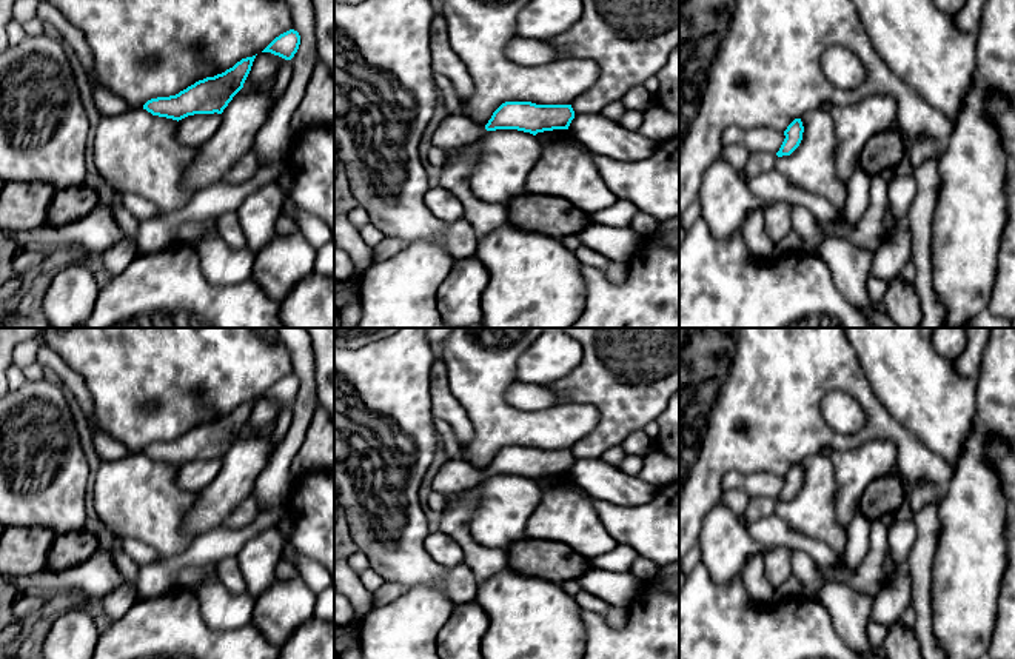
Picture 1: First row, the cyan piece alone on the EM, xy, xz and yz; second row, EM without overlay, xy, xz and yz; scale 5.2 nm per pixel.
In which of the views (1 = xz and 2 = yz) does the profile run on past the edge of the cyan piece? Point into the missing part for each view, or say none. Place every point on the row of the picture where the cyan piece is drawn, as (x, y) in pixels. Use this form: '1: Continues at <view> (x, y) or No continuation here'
1: Continues at xz (456, 130)
2: No continuation here

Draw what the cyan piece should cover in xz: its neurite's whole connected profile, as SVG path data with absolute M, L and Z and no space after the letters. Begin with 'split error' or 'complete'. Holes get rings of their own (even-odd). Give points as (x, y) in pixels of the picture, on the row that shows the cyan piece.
split error; M505 102L485 126L462 114L448 115L436 128L431 145L450 151L477 142L488 131L518 129L536 135L553 129L568 129L574 111L571 105L536 105L531 102Z

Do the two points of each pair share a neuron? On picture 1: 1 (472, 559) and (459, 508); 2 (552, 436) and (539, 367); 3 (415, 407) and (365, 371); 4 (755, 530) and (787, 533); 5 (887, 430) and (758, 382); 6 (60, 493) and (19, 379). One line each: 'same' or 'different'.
1: same
2: different
3: same
4: same
5: same
6: different

